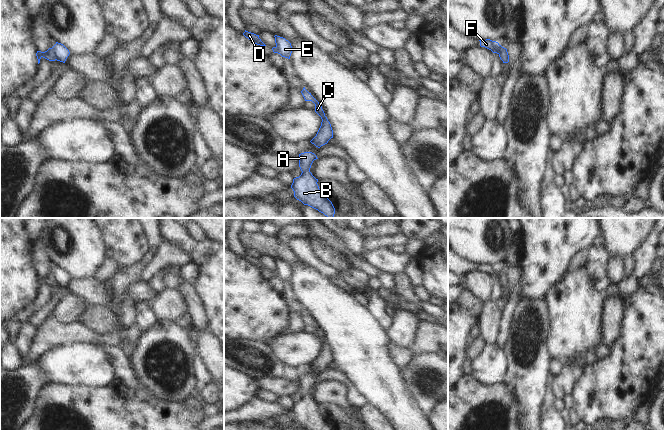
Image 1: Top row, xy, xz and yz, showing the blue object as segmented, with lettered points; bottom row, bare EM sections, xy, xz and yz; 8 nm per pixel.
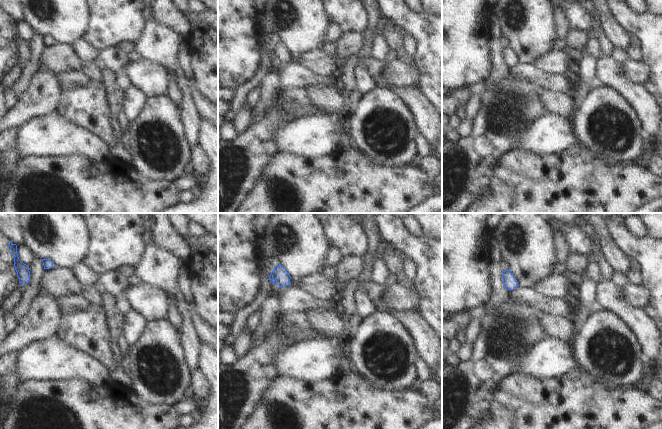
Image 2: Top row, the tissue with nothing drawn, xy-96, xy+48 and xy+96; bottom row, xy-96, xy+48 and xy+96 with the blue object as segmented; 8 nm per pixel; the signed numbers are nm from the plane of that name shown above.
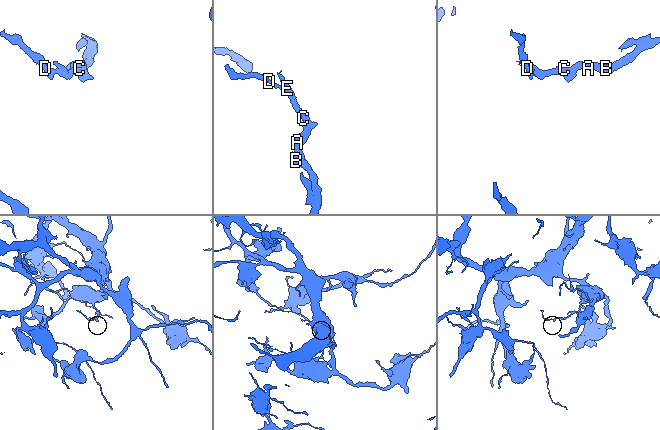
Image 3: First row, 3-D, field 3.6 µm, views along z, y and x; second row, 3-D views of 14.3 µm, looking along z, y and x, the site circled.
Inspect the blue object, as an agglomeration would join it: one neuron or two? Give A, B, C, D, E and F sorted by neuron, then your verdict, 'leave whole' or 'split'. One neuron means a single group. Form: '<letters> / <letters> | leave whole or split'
A B C E F / D | split

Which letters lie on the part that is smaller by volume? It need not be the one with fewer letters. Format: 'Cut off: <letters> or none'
Cut off: D.

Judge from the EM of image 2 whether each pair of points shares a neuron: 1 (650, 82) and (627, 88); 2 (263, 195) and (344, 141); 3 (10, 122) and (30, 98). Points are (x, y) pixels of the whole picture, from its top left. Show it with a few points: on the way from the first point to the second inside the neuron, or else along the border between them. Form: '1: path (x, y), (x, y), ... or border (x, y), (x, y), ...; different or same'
1: border (642, 83), (651, 96); different
2: border (352, 145), (344, 150); different
3: path (15, 116), (27, 104); same

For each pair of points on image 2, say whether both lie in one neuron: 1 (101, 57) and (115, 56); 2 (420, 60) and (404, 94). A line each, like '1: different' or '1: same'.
1: same
2: different

